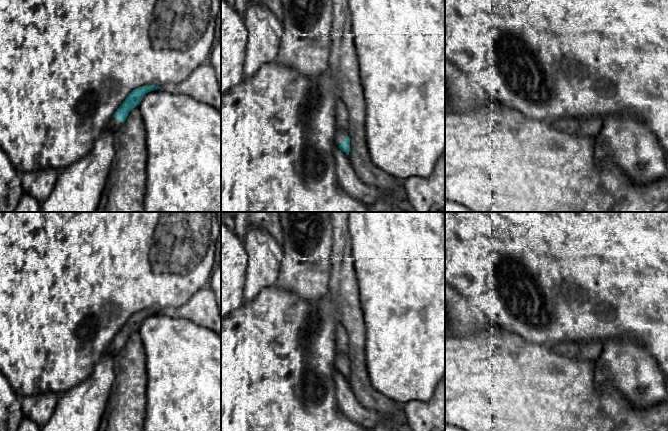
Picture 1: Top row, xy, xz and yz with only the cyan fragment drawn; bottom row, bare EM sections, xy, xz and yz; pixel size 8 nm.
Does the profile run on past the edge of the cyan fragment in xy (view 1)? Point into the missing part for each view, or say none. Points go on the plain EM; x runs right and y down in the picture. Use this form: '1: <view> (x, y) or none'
1: xy (114, 347)

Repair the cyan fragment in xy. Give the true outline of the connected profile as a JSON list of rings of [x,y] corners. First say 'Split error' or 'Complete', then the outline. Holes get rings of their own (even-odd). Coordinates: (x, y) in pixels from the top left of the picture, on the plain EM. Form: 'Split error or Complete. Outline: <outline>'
Split error. Outline: [[[146,309],[134,313],[113,339],[113,342],[108,348],[109,352],[115,355],[126,344],[129,336],[140,328],[142,322],[145,320],[146,317],[153,314],[158,314],[160,312],[161,311],[159,310]]]

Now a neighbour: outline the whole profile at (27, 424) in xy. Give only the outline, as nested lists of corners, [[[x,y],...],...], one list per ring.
[[[28,417],[23,418],[20,423],[17,431],[41,431],[42,427],[38,426],[35,422],[33,422]]]

